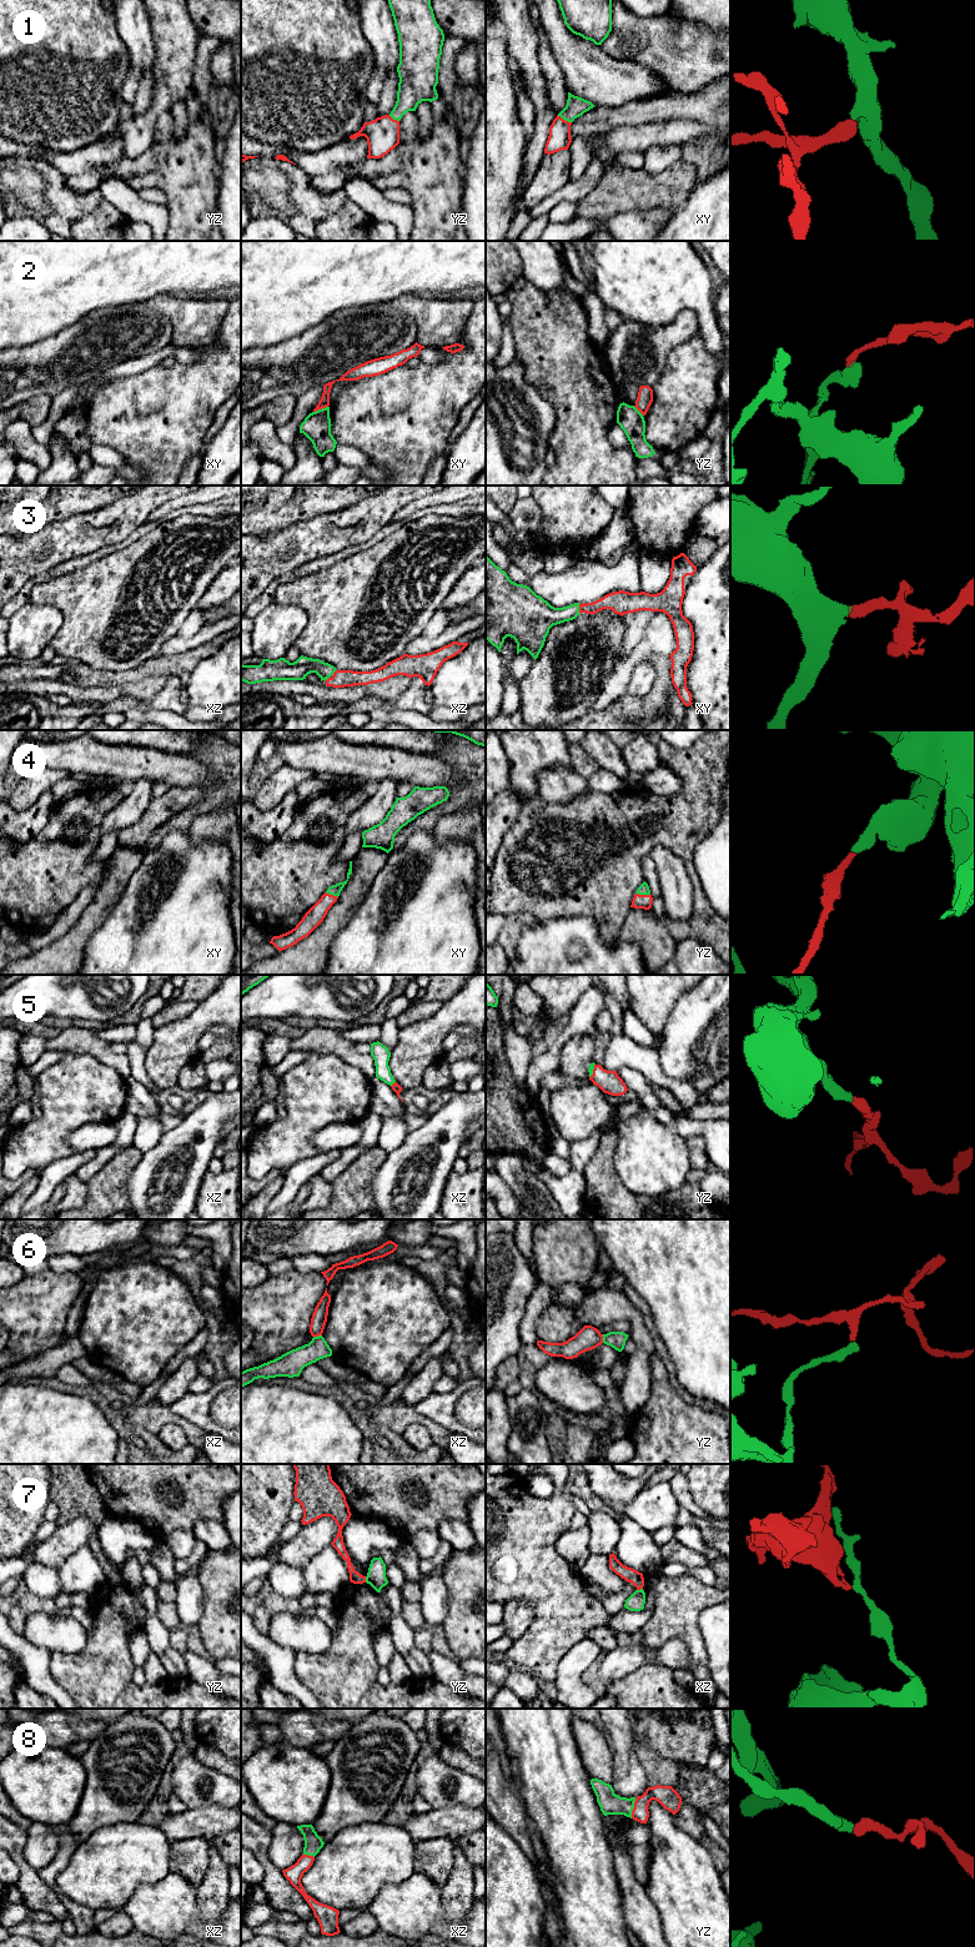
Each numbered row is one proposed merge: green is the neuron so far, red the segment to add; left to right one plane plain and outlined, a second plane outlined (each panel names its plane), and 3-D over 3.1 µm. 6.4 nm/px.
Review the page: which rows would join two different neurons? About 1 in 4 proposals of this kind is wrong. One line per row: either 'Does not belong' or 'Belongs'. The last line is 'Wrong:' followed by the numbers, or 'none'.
1: Belongs
2: Does not belong
3: Belongs
4: Belongs
5: Belongs
6: Does not belong
7: Does not belong
8: Belongs
Wrong: 2, 6, 7

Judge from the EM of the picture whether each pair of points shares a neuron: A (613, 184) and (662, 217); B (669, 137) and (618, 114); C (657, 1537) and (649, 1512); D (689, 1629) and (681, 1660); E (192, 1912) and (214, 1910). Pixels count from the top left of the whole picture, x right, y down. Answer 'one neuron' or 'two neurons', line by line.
A: two neurons
B: two neurons
C: two neurons
D: two neurons
E: two neurons

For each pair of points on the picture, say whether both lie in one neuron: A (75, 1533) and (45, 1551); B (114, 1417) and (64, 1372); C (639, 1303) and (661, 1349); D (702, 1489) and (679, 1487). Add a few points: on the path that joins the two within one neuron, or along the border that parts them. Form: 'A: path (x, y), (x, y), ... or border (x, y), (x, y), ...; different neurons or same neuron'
A: path (68, 1538), (53, 1551); same neuron
B: border (55, 1376), (69, 1384), (91, 1384); different neurons
C: path (646, 1314), (656, 1338); same neuron
D: border (685, 1477), (693, 1500), (705, 1513); different neurons

